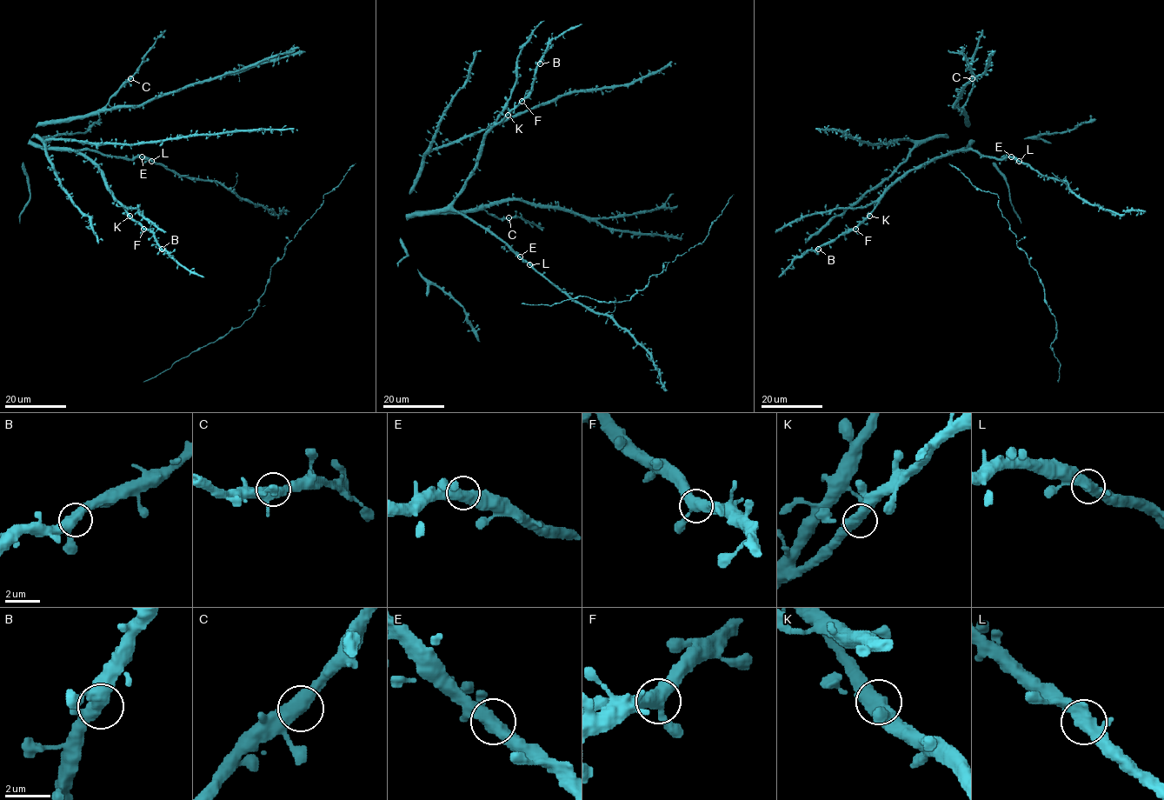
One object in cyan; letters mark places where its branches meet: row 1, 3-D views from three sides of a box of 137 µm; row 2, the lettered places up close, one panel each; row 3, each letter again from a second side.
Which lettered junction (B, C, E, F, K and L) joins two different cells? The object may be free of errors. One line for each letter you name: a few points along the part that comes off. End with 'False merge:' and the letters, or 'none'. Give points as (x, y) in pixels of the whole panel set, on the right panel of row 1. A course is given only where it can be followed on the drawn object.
False merge: none

